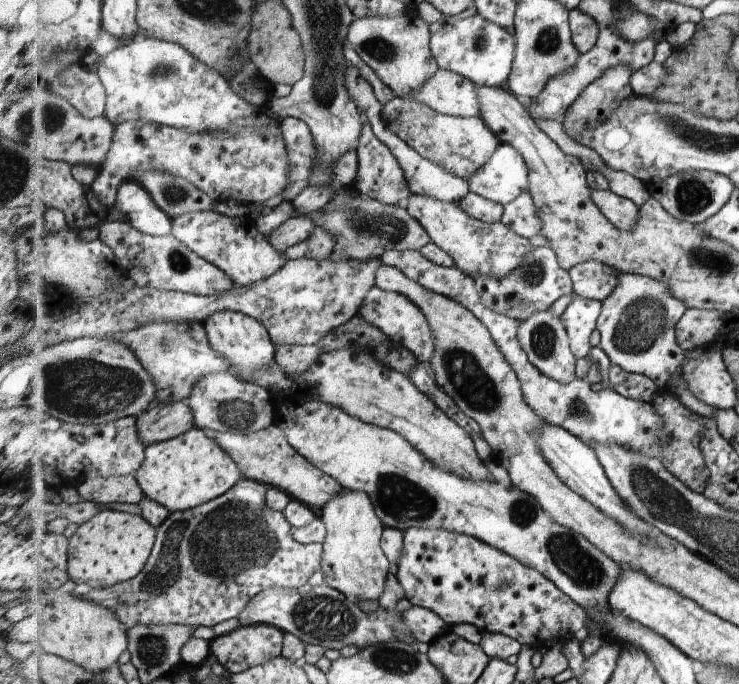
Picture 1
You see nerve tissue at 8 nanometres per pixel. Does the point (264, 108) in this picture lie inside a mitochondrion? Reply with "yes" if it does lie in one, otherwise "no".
no

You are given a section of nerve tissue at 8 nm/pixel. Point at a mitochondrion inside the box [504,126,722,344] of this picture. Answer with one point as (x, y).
(692, 196)

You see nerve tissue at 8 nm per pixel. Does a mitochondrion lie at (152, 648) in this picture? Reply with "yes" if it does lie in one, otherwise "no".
yes

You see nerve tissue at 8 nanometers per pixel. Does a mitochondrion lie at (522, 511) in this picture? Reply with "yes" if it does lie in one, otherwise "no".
yes

